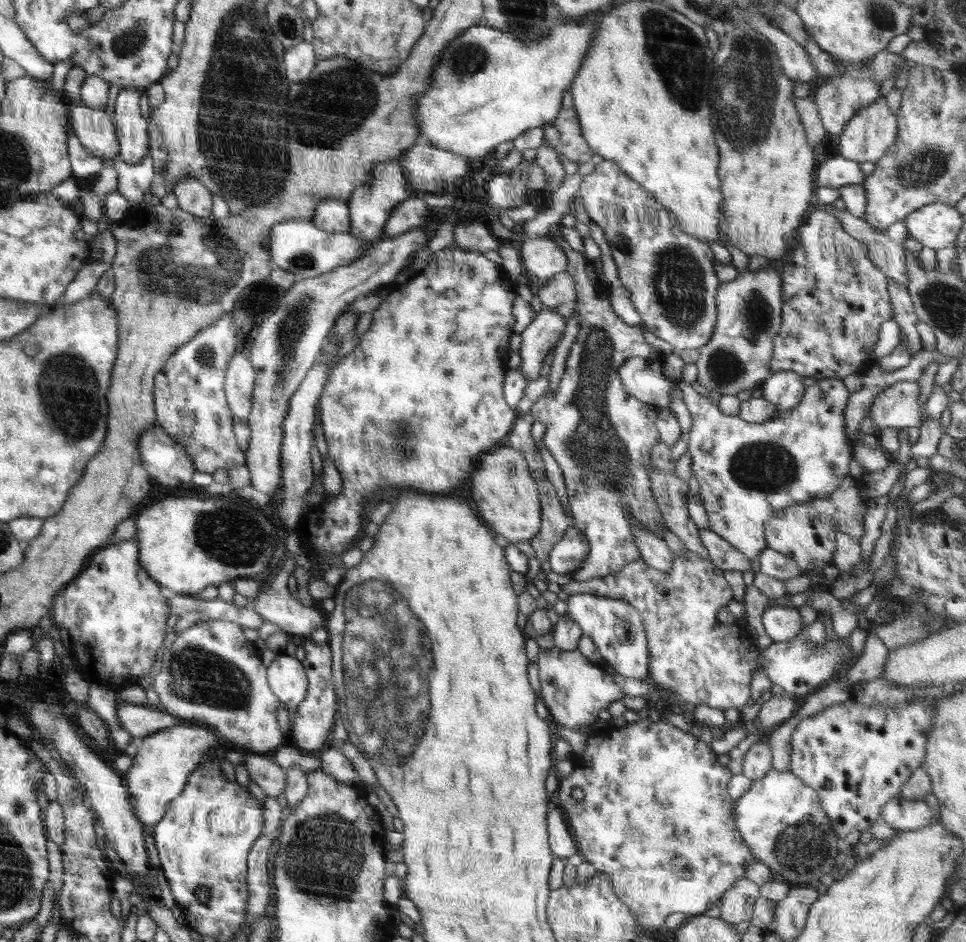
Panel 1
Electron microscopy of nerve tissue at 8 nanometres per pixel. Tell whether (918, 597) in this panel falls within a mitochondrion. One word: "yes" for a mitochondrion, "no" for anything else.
yes

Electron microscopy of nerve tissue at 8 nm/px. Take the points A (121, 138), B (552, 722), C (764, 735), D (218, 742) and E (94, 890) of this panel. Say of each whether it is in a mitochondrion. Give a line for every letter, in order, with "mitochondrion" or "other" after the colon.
A: other
B: other
C: other
D: other
E: other

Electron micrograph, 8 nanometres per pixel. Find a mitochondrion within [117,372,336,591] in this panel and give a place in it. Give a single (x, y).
(234, 536)

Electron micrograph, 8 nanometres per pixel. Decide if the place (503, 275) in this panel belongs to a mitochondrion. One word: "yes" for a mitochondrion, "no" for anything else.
no

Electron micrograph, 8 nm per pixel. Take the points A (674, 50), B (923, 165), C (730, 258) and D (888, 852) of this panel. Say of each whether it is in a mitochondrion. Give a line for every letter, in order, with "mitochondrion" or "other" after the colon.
A: mitochondrion
B: mitochondrion
C: other
D: other

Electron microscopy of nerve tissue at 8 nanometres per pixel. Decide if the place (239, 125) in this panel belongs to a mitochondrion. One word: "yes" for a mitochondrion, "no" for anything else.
yes

